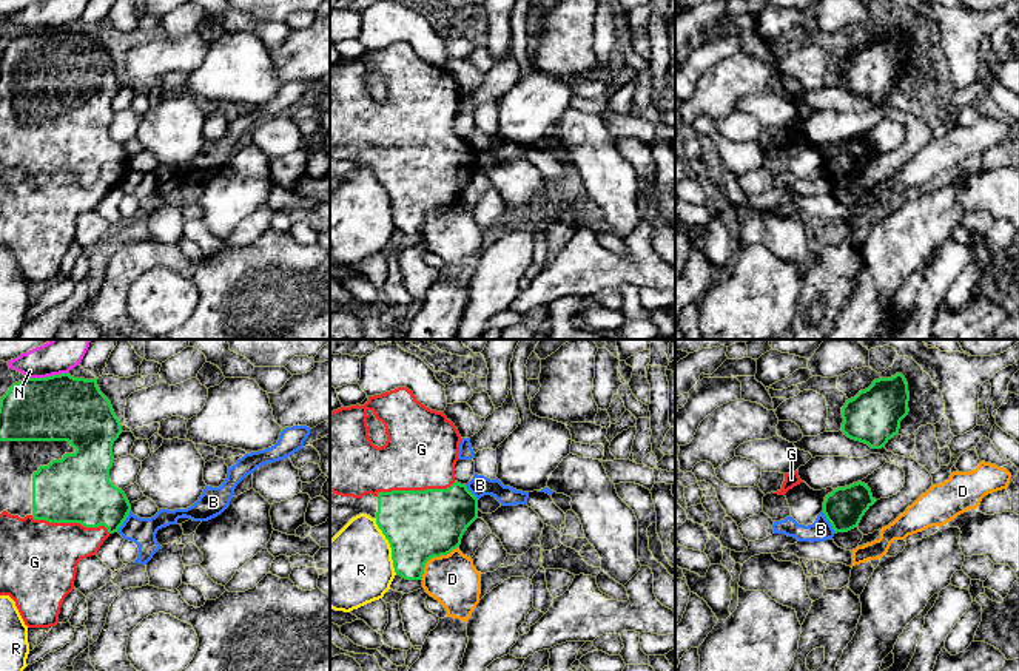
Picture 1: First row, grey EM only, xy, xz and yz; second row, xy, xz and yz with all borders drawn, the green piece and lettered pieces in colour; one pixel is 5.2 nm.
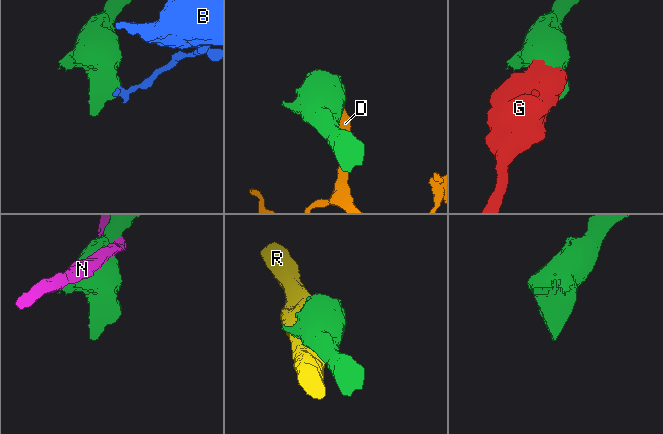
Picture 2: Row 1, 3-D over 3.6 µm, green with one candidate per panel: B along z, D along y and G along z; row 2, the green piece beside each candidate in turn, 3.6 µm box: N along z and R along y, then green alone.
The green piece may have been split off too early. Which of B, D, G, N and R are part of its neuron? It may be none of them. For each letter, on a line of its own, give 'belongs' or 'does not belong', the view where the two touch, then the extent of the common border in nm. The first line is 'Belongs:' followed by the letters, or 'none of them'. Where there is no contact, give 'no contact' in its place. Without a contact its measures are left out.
Belongs: G
B: does not belong; contact in xy; length 140 nm
D: does not belong; contact in xz; length 260 nm
G: belongs; contact in xz; length 420 nm
N: does not belong; contact in xy; length 220 nm
R: does not belong; contact in xz; length 300 nm

